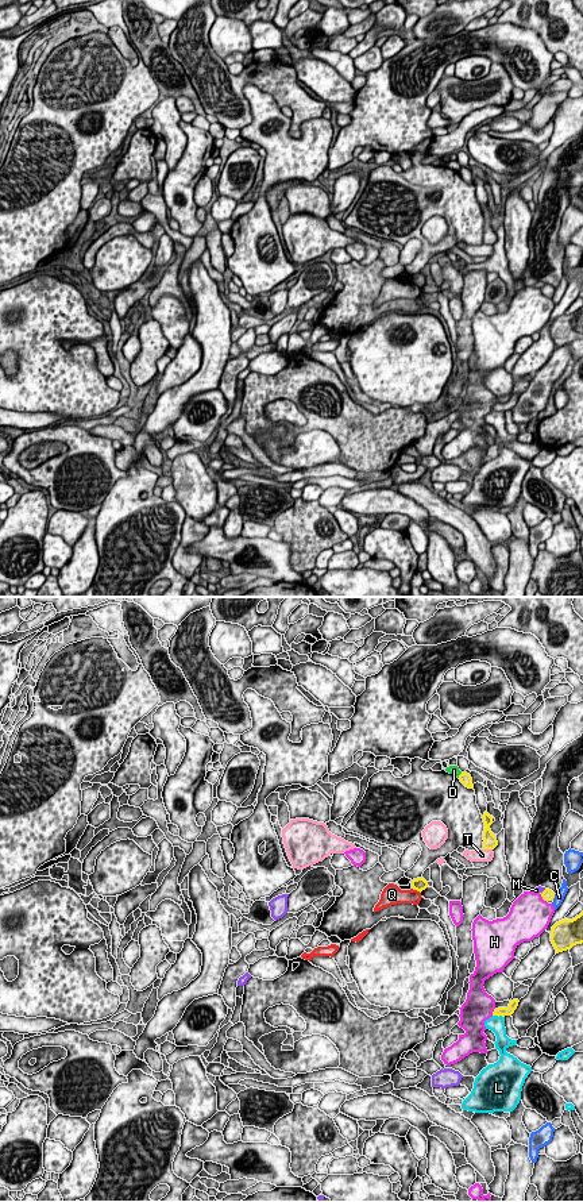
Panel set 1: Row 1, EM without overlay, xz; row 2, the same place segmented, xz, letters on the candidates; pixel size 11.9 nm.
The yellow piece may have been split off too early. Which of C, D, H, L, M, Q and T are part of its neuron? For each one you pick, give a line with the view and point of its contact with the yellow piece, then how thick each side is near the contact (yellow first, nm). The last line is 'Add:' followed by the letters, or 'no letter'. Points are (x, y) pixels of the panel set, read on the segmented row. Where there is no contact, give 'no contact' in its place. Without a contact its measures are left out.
Add: no letter

